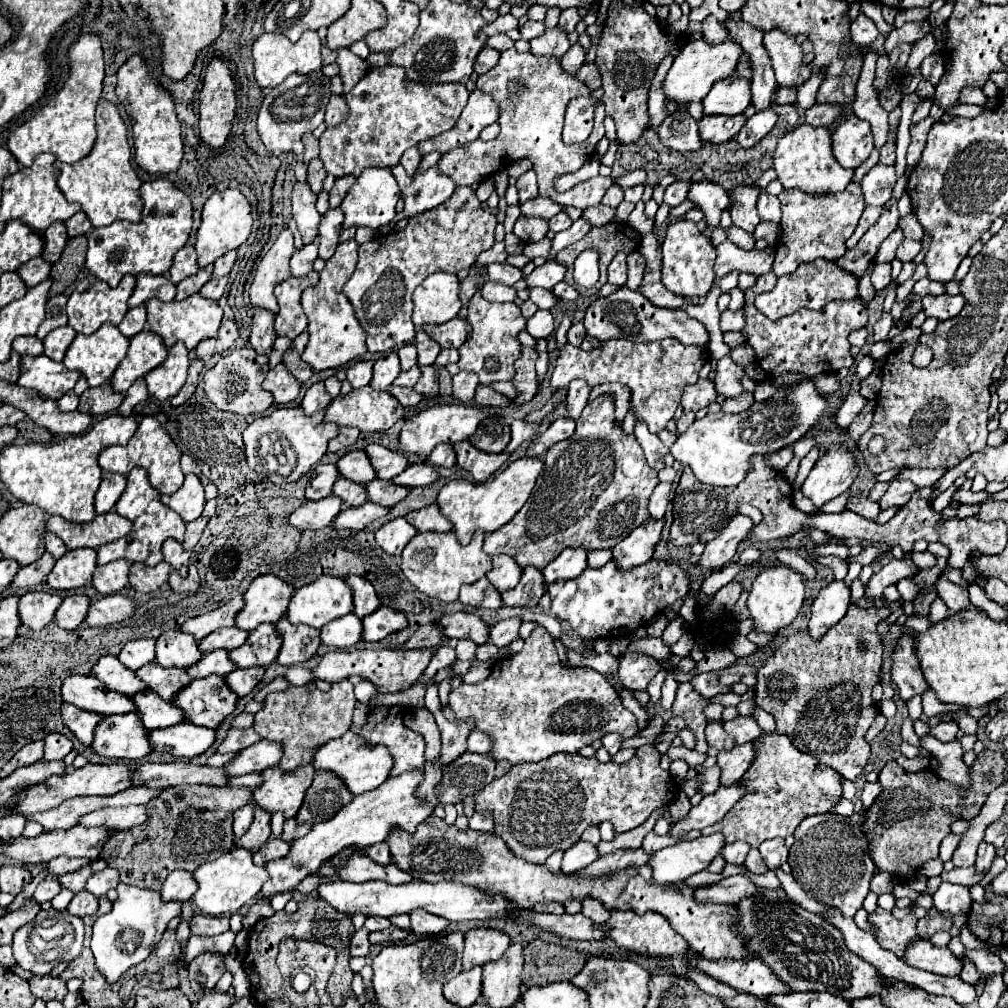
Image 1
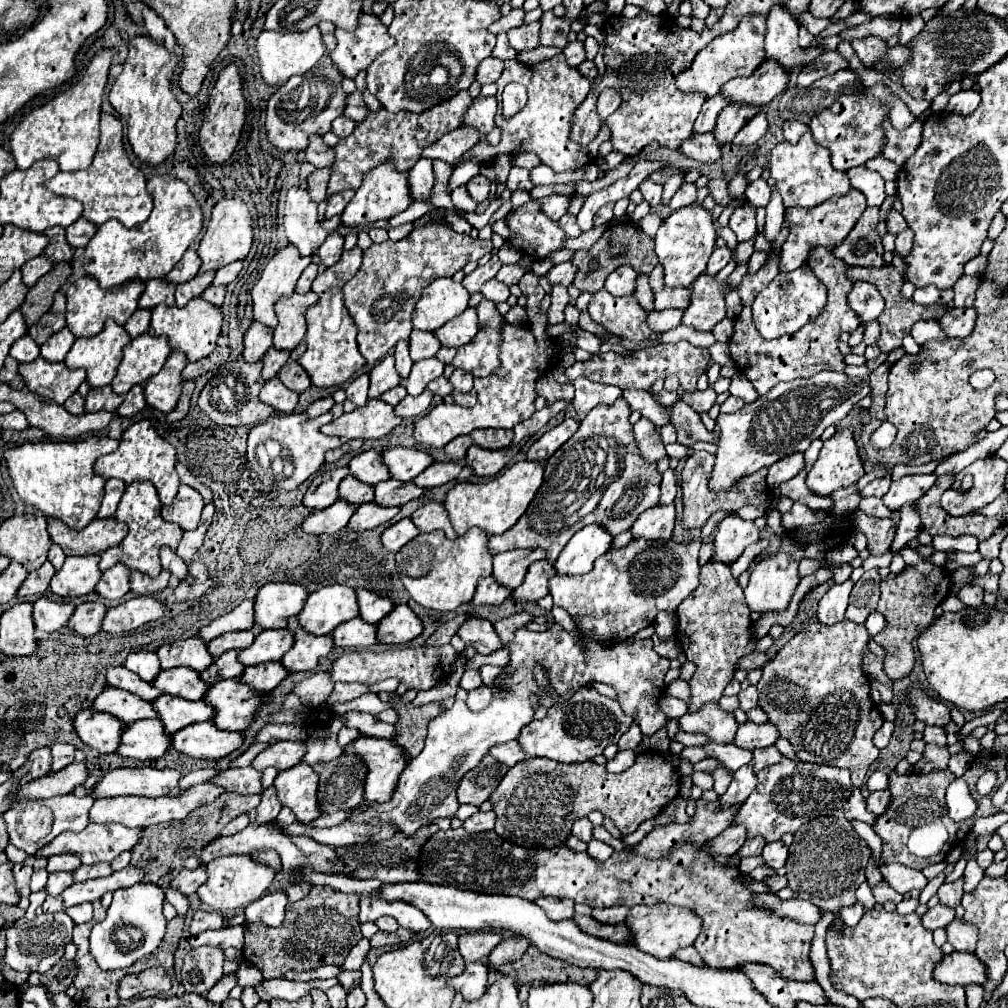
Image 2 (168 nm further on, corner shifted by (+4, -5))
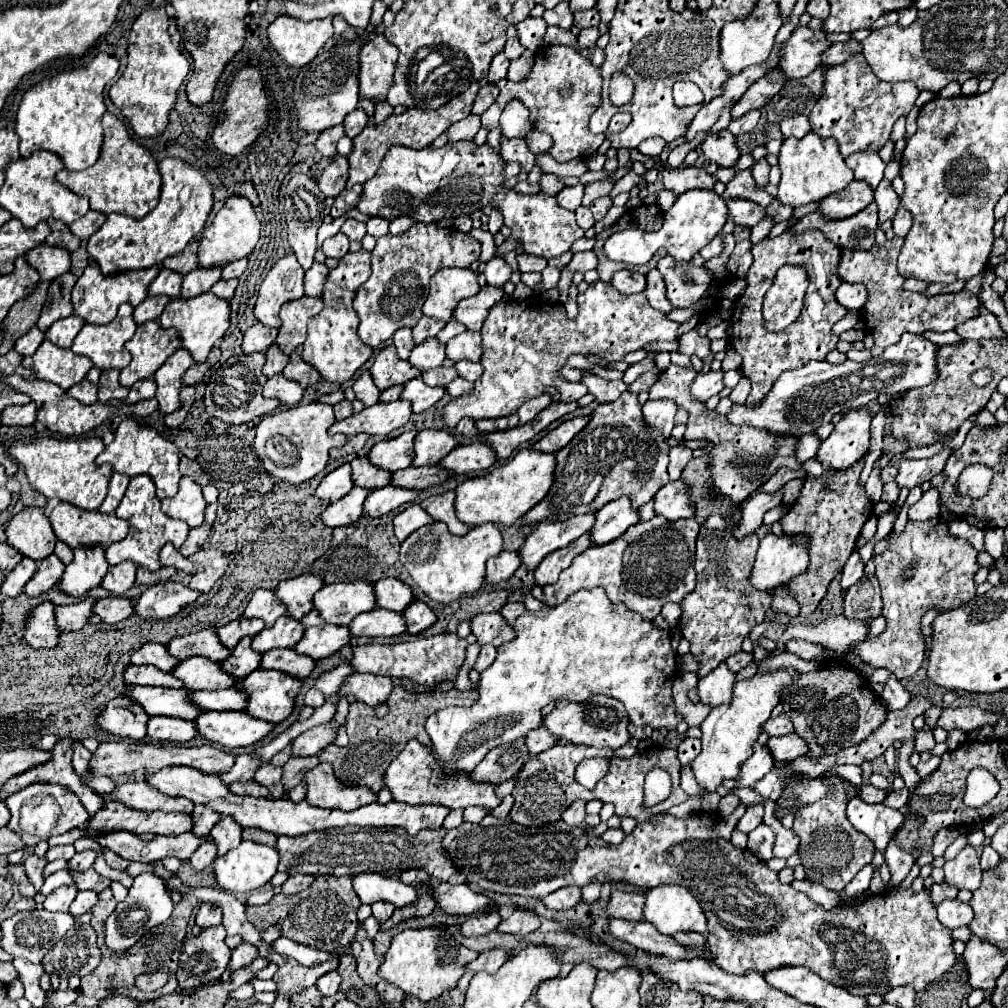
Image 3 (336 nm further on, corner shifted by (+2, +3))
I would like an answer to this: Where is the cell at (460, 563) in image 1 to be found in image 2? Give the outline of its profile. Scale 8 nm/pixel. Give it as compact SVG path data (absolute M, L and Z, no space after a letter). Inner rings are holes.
M470 528L464 536L448 540L442 530L418 534L396 554L398 574L408 594L424 608L450 612L460 604L470 602L480 576L492 574L492 554L488 552L488 534L480 528Z

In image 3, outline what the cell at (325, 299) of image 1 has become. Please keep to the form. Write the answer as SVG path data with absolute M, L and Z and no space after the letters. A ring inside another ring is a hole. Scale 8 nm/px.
M358 250L358 252L348 252L346 256L340 258L338 266L330 270L328 280L324 282L322 290L322 302L324 308L312 316L308 324L308 338L304 342L304 352L302 358L312 364L320 376L328 382L346 382L354 376L354 372L372 356L372 348L360 342L356 328L358 328L358 316L356 310L352 308L352 298L360 284L368 280L370 276L370 252L368 250Z

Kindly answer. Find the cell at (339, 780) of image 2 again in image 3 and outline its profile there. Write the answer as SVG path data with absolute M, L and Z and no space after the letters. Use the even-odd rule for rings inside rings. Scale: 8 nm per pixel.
M394 686L390 698L388 698L388 714L384 718L374 716L372 708L366 704L352 702L350 704L350 714L348 714L348 736L350 744L340 748L336 744L330 744L324 748L324 752L318 754L320 762L330 762L334 766L334 774L342 784L348 786L366 786L370 792L378 792L382 788L382 776L388 764L398 756L398 752L404 748L406 740L416 738L424 746L430 746L430 738L424 730L426 718L444 708L444 706L454 706L456 704L456 688L448 692L428 692L428 694L410 694L402 686Z

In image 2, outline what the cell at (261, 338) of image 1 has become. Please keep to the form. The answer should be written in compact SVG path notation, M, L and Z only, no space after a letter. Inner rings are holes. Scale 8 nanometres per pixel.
M254 322L244 336L244 352L242 352L244 360L246 362L262 360L266 350L272 346L272 336L274 336L272 328L268 328L260 322Z

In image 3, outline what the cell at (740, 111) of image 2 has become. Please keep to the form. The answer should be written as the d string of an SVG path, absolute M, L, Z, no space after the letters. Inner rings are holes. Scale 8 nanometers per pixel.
M778 70L774 72L768 72L768 76L756 80L756 84L752 84L752 88L748 88L748 92L734 104L732 108L732 120L744 116L746 112L750 110L756 110L756 108L764 108L772 96L782 88L782 84L786 82L784 74Z

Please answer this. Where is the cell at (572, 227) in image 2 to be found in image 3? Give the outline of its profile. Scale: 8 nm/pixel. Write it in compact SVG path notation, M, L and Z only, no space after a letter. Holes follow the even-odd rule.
M586 206L576 208L576 222L578 222L578 226L580 226L580 228L584 228L584 230L592 228L592 226L594 226L594 218L592 218L590 208L586 208Z

